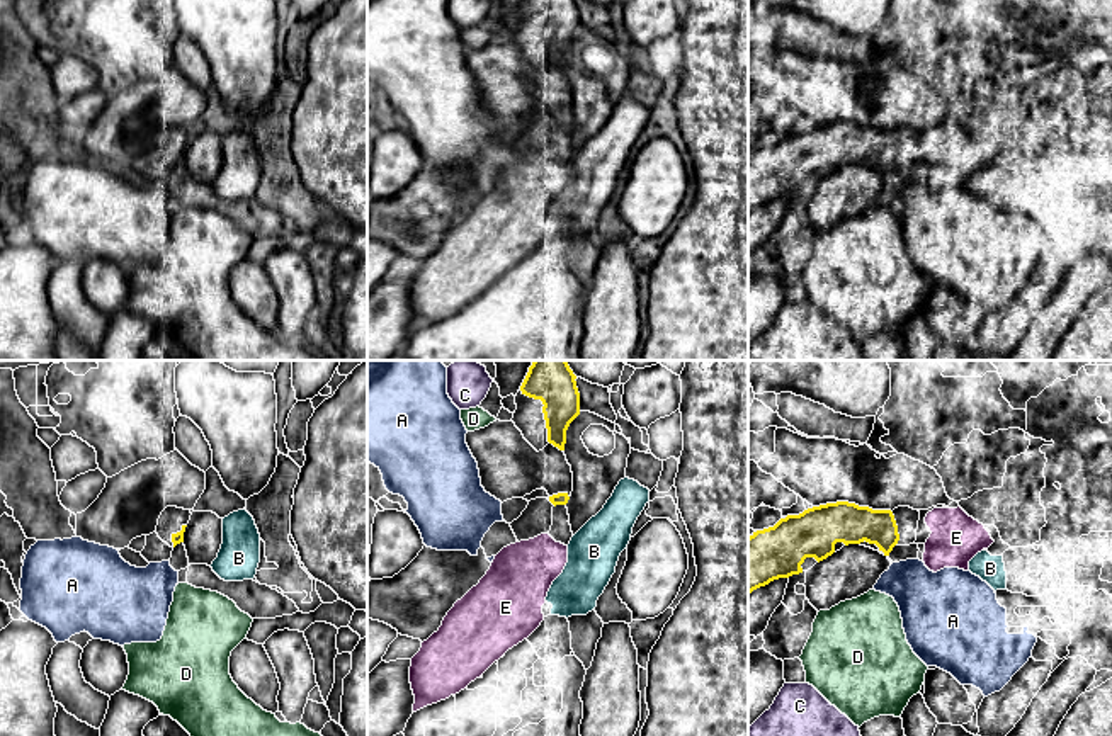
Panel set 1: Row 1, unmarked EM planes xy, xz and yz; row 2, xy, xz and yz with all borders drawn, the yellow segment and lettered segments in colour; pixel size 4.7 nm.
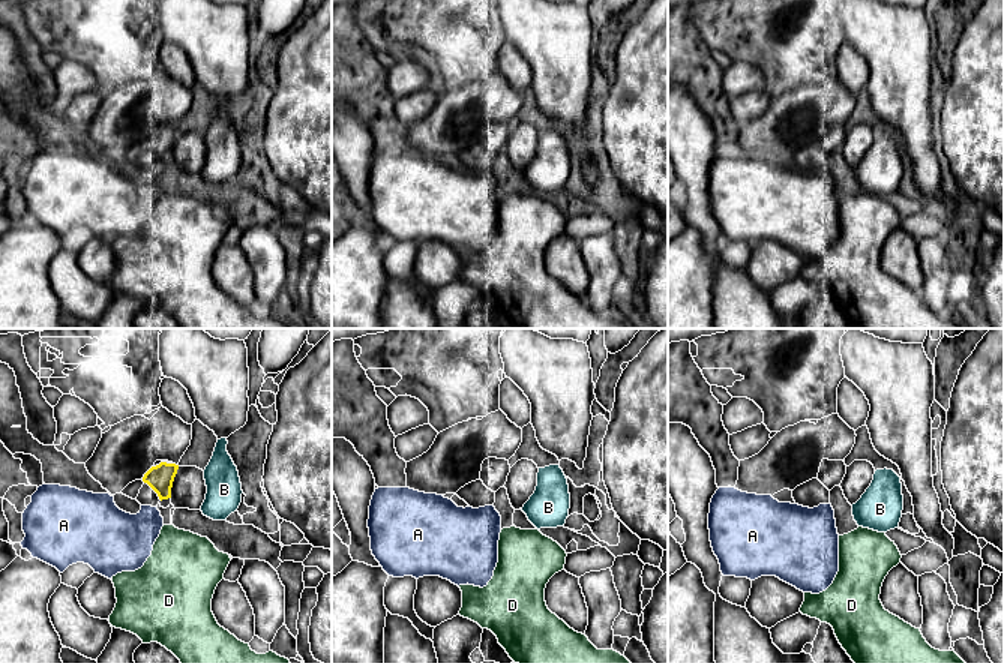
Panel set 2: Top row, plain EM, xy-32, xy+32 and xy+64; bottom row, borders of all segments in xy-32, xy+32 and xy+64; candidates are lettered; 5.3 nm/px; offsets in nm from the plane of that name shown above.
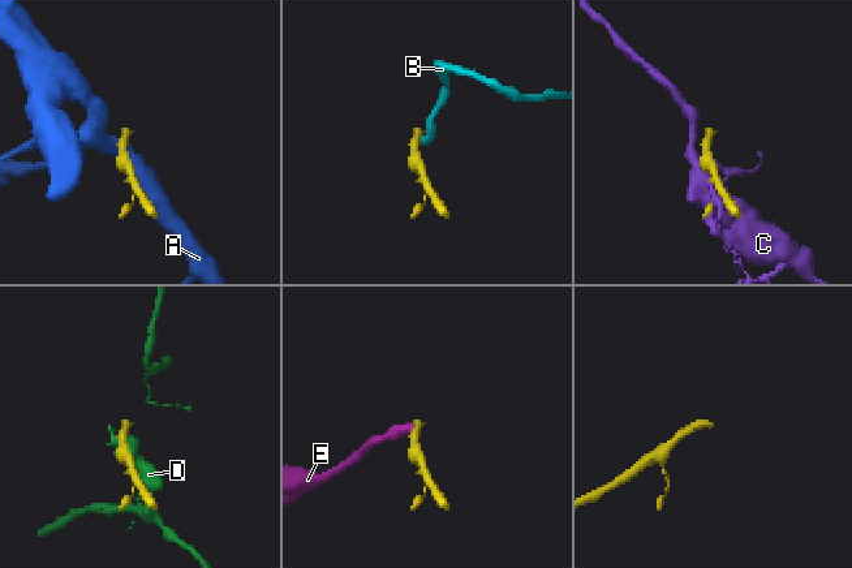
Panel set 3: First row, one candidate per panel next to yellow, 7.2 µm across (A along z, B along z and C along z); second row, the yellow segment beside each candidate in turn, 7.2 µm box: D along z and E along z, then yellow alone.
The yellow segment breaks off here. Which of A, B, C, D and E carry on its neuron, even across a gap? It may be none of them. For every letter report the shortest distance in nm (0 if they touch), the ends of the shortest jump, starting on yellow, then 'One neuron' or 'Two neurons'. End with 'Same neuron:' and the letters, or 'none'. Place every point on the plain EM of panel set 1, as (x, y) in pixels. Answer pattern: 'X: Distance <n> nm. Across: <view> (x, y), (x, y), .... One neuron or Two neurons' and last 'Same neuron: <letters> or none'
A: Distance 50 nm. Across: yz (888, 174), (893, 182). Two neurons
B: Distance 140 nm. Across: xz (567, 121), (587, 141). Two neurons
C: Distance 140 nm. Across: xz (521, 5), (492, 0). Two neurons
D: Distance 170 nm. Across: yz (885, 174), (874, 209). Two neurons
E: Distance 130 nm. Across: yz (898, 158), (925, 162). One neuron
Same neuron: E

